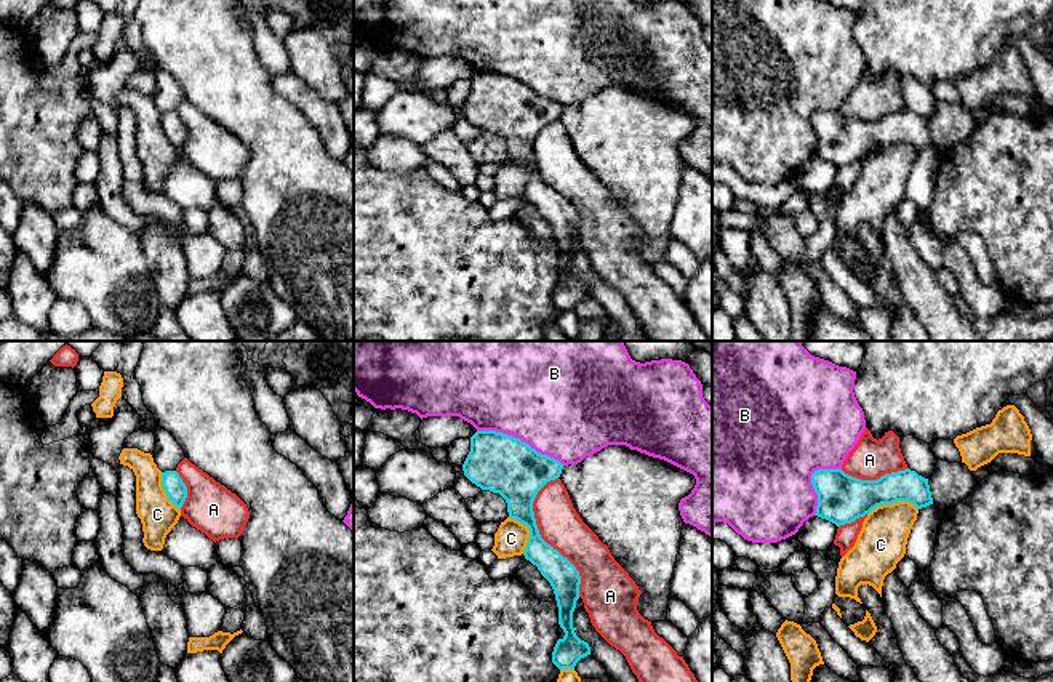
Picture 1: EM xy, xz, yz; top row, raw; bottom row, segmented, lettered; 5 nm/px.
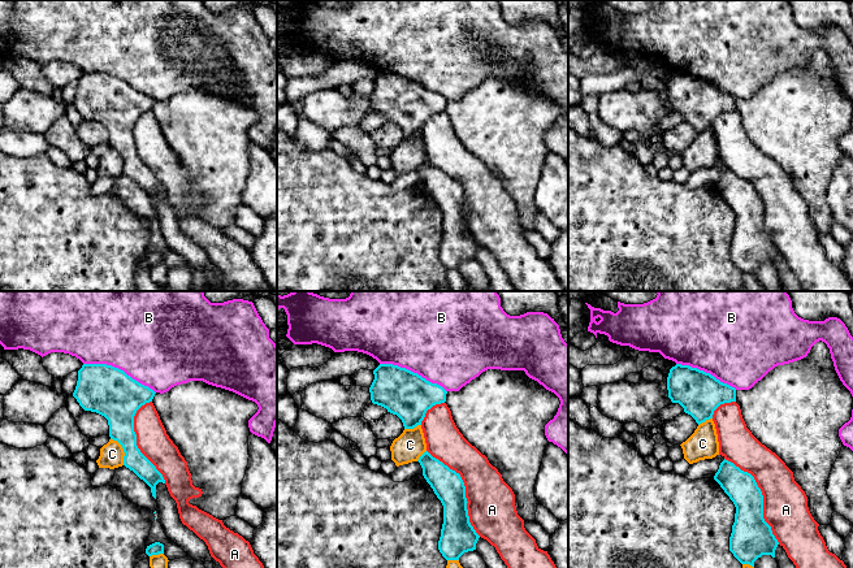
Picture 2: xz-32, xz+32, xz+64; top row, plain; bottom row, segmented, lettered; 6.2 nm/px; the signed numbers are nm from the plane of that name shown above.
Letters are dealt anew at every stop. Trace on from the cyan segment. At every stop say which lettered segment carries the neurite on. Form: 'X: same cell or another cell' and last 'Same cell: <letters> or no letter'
A: another cell
B: another cell
C: another cell
Same cell: no letter

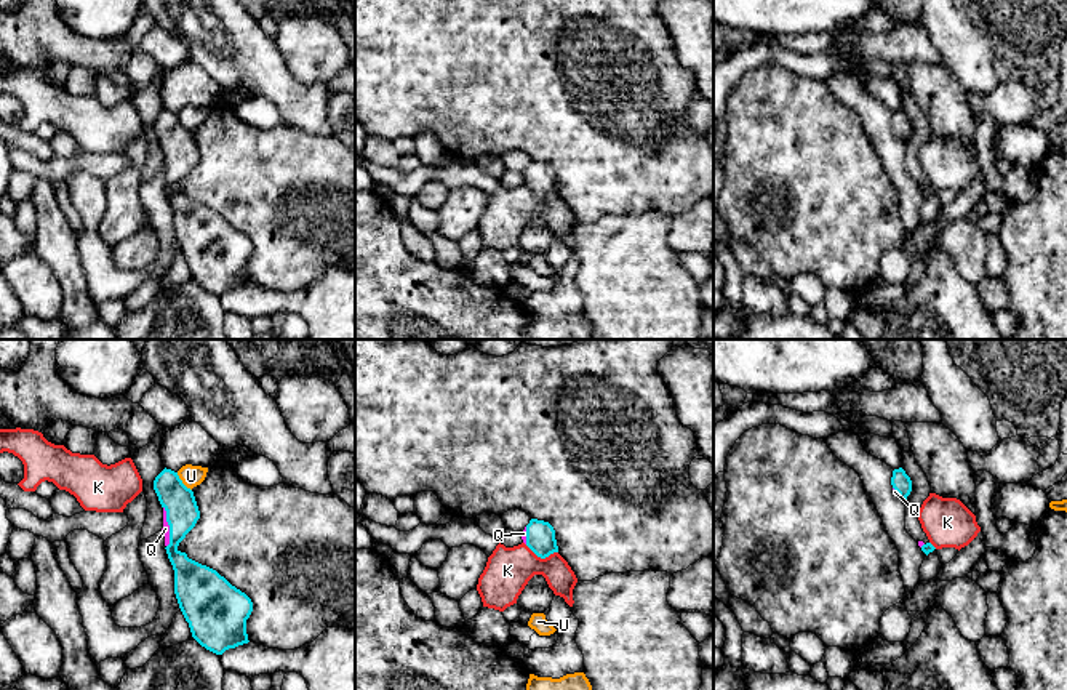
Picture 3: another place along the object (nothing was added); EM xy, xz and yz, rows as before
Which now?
K: another cell
Q: same cell
U: another cell
Same cell: Q

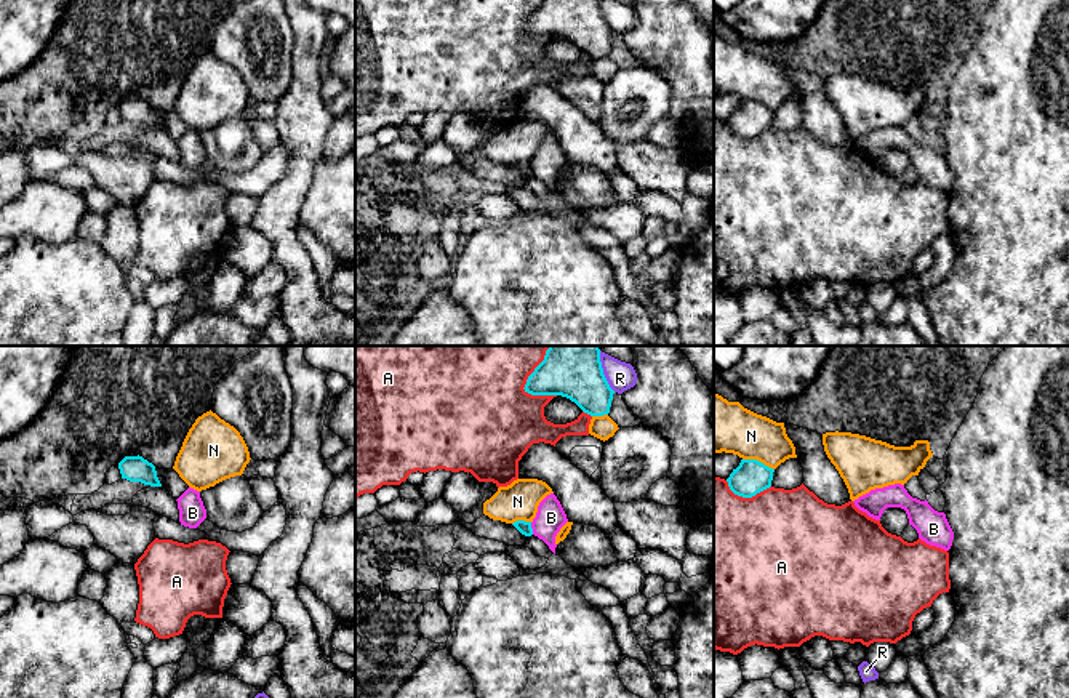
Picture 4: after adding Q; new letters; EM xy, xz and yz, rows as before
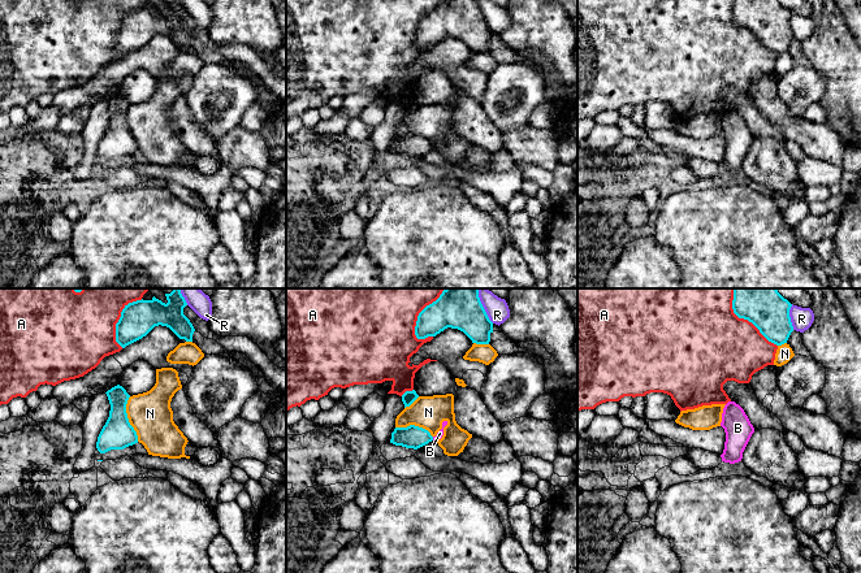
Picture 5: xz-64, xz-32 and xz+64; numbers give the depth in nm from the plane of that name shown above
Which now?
A: another cell
B: another cell
N: another cell
R: another cell
Same cell: no letter

